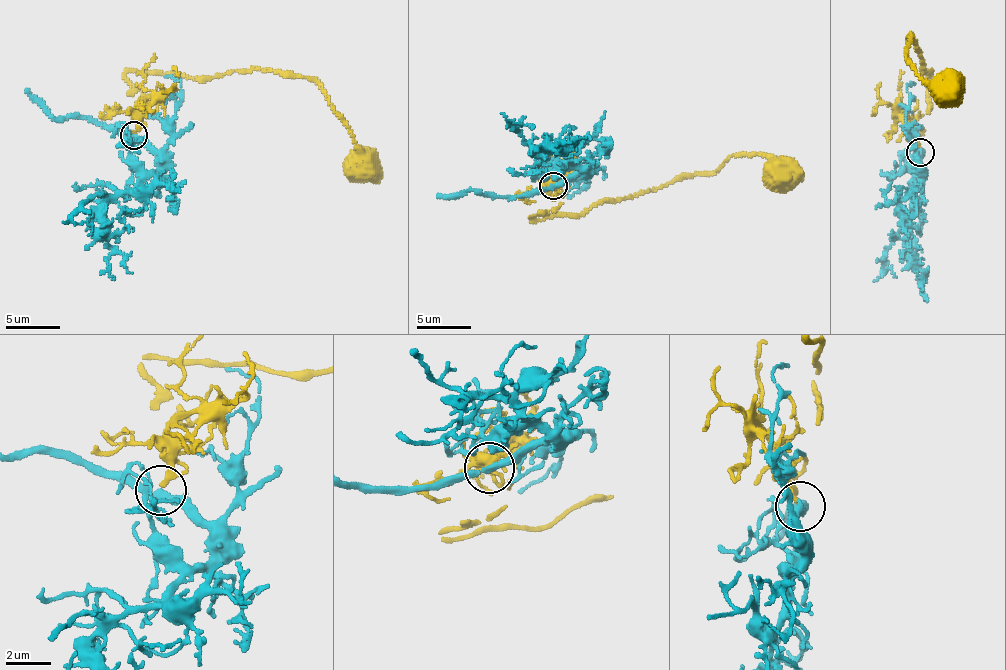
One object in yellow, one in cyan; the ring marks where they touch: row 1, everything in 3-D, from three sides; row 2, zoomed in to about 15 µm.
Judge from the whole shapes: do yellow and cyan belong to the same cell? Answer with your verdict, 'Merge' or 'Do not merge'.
Merge

